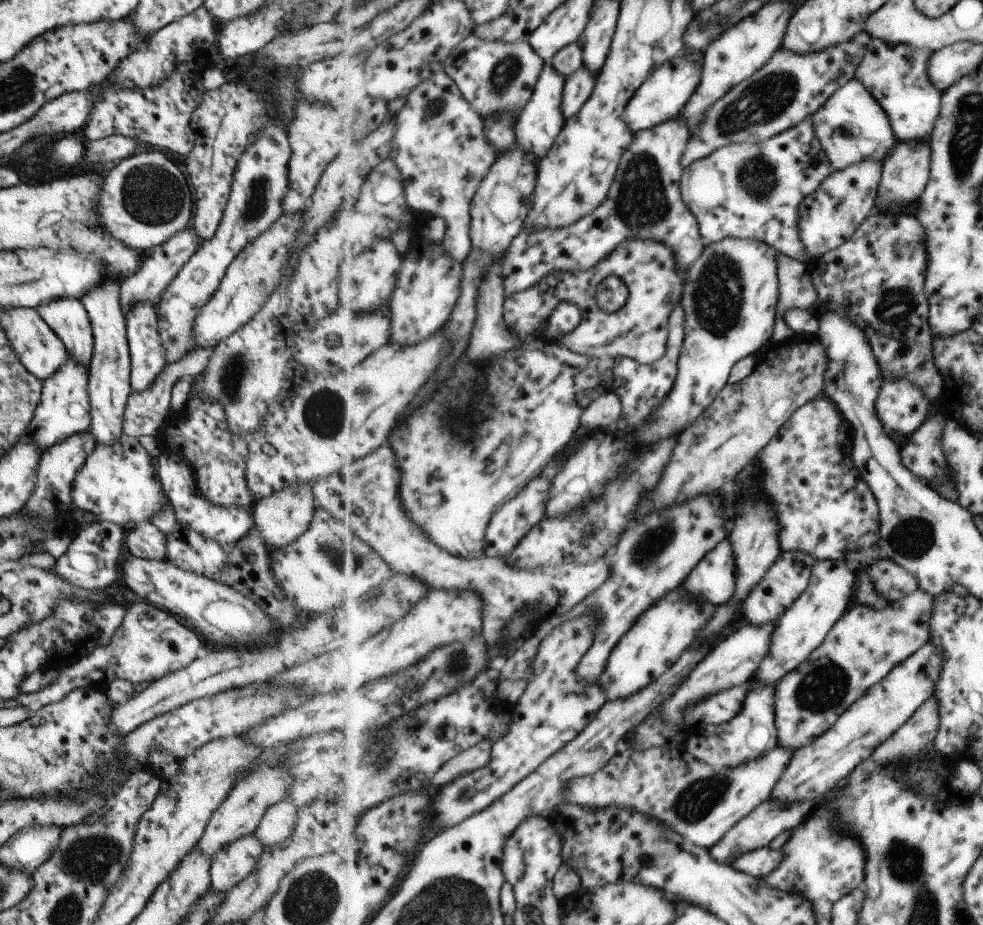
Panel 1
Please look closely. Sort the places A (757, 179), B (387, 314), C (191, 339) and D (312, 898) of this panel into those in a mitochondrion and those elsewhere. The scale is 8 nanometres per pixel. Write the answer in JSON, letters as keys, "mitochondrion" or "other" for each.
{"A":"mitochondrion","B":"other","C":"other","D":"mitochondrion"}

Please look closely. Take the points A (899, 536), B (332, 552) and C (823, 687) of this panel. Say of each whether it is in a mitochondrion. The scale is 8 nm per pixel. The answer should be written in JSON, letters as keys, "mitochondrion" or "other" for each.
{"A":"mitochondrion","B":"mitochondrion","C":"mitochondrion"}

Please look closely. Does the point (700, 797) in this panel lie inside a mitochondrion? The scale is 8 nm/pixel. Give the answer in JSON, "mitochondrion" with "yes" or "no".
{"mitochondrion":"yes"}

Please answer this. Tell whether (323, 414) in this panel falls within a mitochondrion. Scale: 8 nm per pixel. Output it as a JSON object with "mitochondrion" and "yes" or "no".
{"mitochondrion":"yes"}

